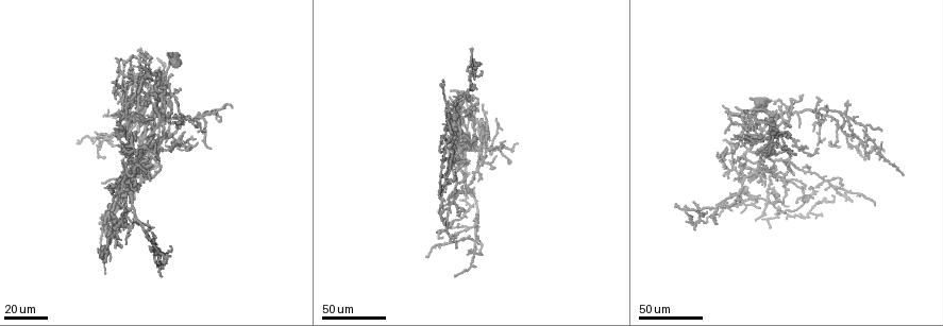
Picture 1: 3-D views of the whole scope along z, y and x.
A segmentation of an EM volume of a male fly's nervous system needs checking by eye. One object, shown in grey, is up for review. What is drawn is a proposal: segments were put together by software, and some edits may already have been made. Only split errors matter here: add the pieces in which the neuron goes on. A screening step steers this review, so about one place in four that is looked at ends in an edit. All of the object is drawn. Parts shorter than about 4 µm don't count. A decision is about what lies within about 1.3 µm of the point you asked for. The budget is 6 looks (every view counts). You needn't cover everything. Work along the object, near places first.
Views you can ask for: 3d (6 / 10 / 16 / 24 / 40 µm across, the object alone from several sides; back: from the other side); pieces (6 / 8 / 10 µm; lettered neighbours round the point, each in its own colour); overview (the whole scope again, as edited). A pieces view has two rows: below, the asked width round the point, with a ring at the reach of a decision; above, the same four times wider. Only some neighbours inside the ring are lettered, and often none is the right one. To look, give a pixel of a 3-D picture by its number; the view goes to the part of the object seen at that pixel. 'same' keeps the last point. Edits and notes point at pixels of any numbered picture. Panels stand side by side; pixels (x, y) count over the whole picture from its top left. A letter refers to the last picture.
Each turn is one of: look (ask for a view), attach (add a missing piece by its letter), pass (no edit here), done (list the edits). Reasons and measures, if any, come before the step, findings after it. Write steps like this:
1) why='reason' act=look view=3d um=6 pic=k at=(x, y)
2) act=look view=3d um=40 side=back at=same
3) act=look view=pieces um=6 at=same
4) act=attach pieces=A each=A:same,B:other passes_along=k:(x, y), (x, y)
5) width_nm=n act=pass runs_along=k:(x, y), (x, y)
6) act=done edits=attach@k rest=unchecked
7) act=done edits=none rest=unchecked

why='free end' act=look view=3d um=24 pic=1 at=(177, 127)

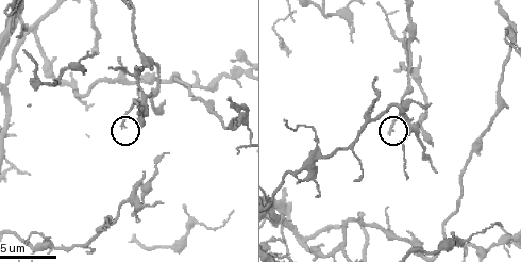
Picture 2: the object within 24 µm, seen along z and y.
act=look view=pieces um=6 pic=2 at=(391, 131)

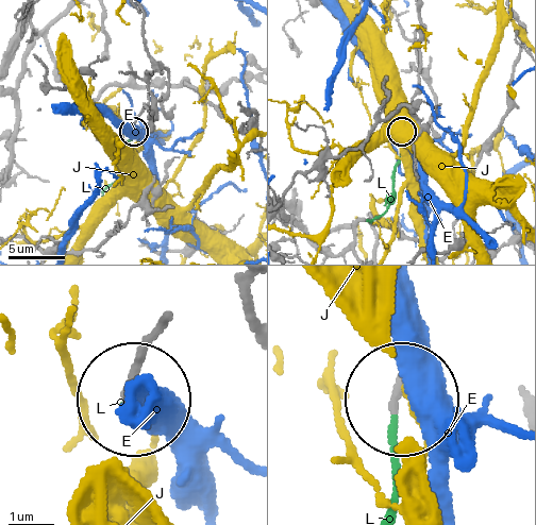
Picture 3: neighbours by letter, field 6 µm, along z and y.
act=attach pieces=L each=E:other,J:other,L:same found='the neuron continues'

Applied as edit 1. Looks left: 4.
why='redraw' act=look view=overview

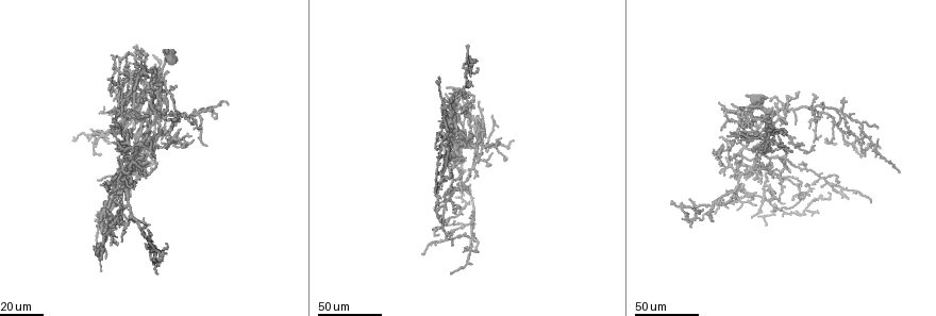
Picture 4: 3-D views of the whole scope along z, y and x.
why='free end' act=look view=3d um=40 pic=4 at=(753, 216)

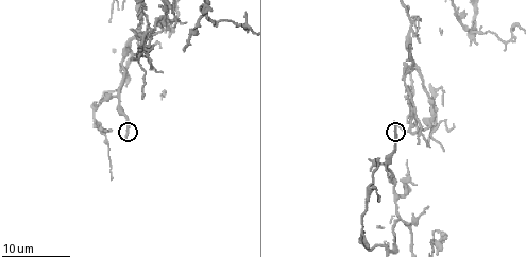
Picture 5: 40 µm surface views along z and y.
act=look view=pieces um=8 pic=5 at=(394, 121)

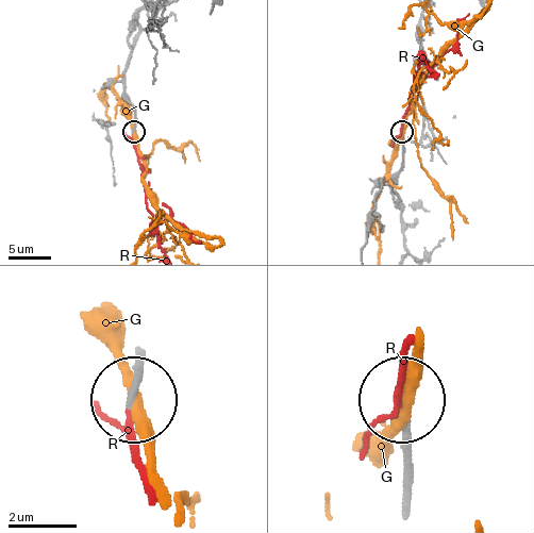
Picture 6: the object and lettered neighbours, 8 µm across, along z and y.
act=attach pieces=R each=G:other,R:same passes_along=6:(138, 353), (130, 451), (144, 485) found='it goes on there'

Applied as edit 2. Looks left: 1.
act=done edits=attach@3,attach@6 rest=unchecked

